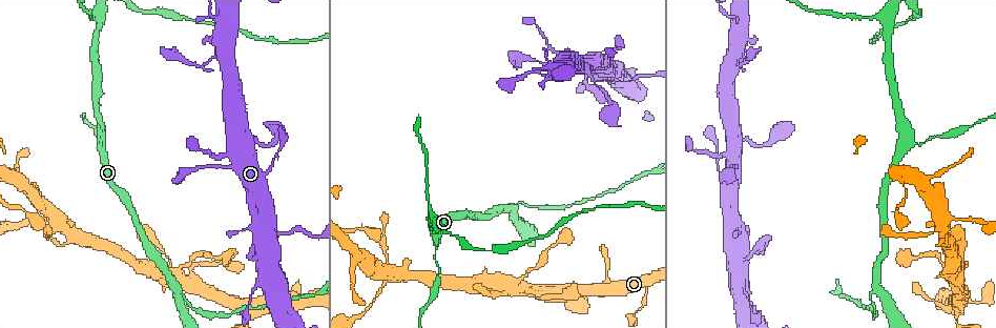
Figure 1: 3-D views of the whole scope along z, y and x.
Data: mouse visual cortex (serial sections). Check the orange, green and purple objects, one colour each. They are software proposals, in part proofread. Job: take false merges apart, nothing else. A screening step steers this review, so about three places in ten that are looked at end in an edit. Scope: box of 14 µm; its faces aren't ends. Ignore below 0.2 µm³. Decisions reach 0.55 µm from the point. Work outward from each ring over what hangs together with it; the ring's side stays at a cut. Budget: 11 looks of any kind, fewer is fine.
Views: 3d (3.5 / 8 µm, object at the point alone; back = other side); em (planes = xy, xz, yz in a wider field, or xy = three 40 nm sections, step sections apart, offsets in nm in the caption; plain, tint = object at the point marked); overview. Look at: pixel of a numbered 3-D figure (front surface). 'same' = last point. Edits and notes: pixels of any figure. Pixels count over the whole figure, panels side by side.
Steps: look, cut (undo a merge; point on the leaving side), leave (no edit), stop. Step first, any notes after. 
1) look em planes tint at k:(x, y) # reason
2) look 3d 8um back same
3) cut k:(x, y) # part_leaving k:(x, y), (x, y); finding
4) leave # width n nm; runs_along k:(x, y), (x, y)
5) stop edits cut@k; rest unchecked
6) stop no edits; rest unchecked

look 3d 8um back at 1:(99, 143) # calibre changes

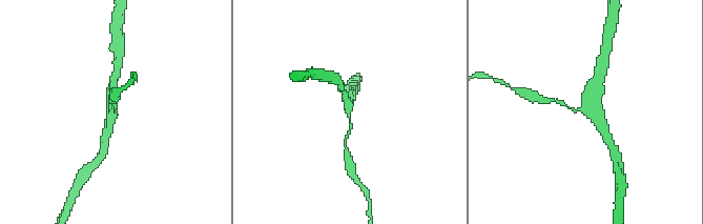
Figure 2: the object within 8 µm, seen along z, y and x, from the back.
look em xy step 5 tint at 2:(349, 103) # now the EM

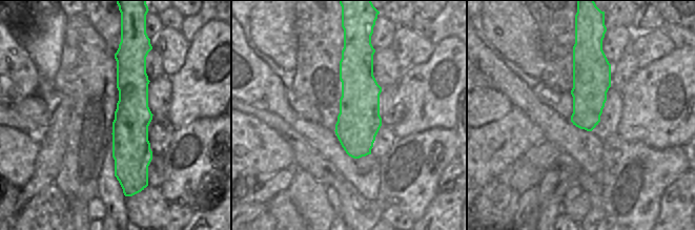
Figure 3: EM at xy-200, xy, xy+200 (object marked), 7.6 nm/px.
leave # runs_along 3:(123, 54), (130, 166), (122, 182); one cell here

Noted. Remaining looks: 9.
look 3d 8um at 1:(182, 271) # three-way junction

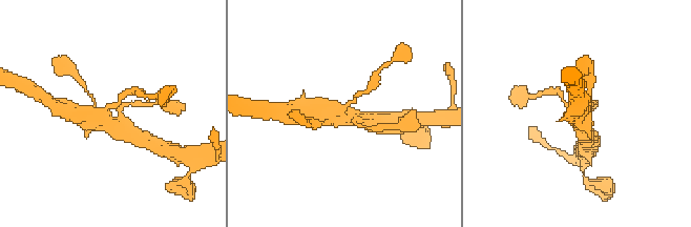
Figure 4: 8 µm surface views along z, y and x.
look 3d 3.5um at 4:(106, 114)

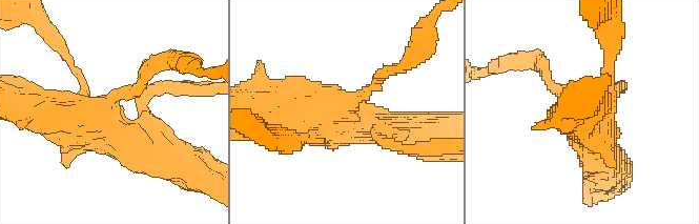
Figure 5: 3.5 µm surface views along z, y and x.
look em planes tint at 5:(349, 113) # shape alone is not enough

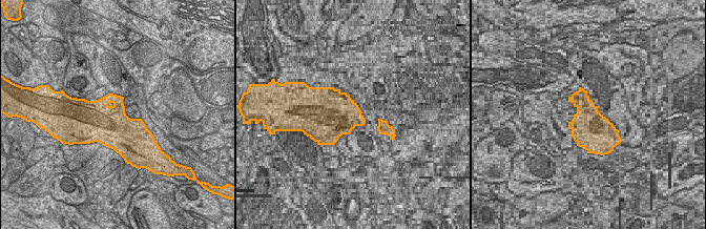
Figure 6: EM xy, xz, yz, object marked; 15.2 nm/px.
leave # runs_along 5:(159, 159), (36, 106); one cell here

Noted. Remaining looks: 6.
look 3d 3.5um back at 1:(889, 15) # calibre changes

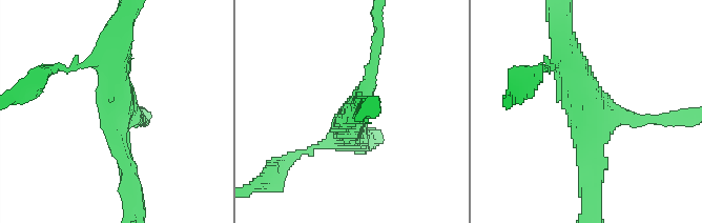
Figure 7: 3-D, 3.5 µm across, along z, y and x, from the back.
look em xy step 5 tint at 7:(121, 114) # arms 3; arm_widths 200, 250, 450 nm

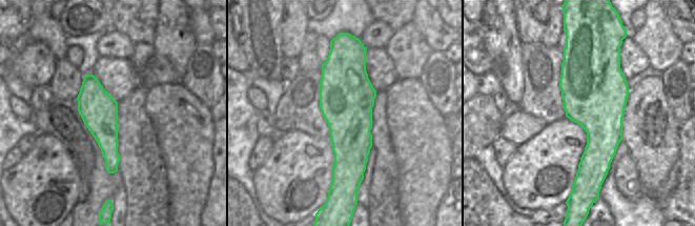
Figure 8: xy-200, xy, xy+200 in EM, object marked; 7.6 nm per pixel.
leave # width 420 nm; runs_along 7:(129, 185), (114, 75), (94, 65); one cell here

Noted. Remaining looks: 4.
look 3d 3.5um back at 1:(948, 216) # three arms meet

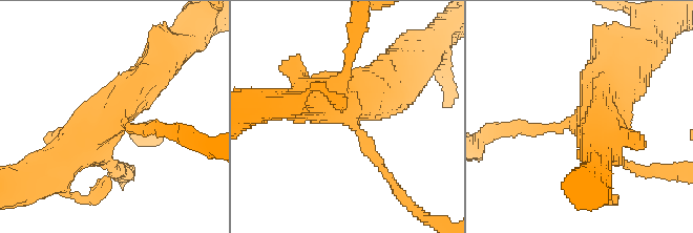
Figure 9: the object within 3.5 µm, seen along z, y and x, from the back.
look em planes tint at 9:(349, 115) # need the tissue

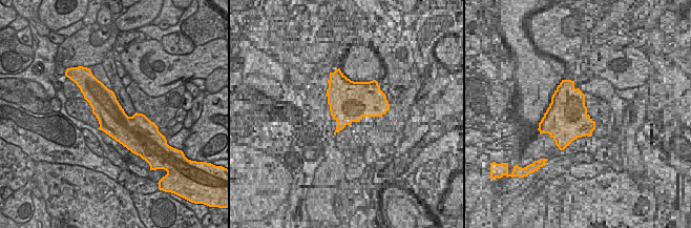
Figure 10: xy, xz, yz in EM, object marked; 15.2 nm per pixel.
leave # one cell here

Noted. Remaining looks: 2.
stop no edits; rest unchecked

